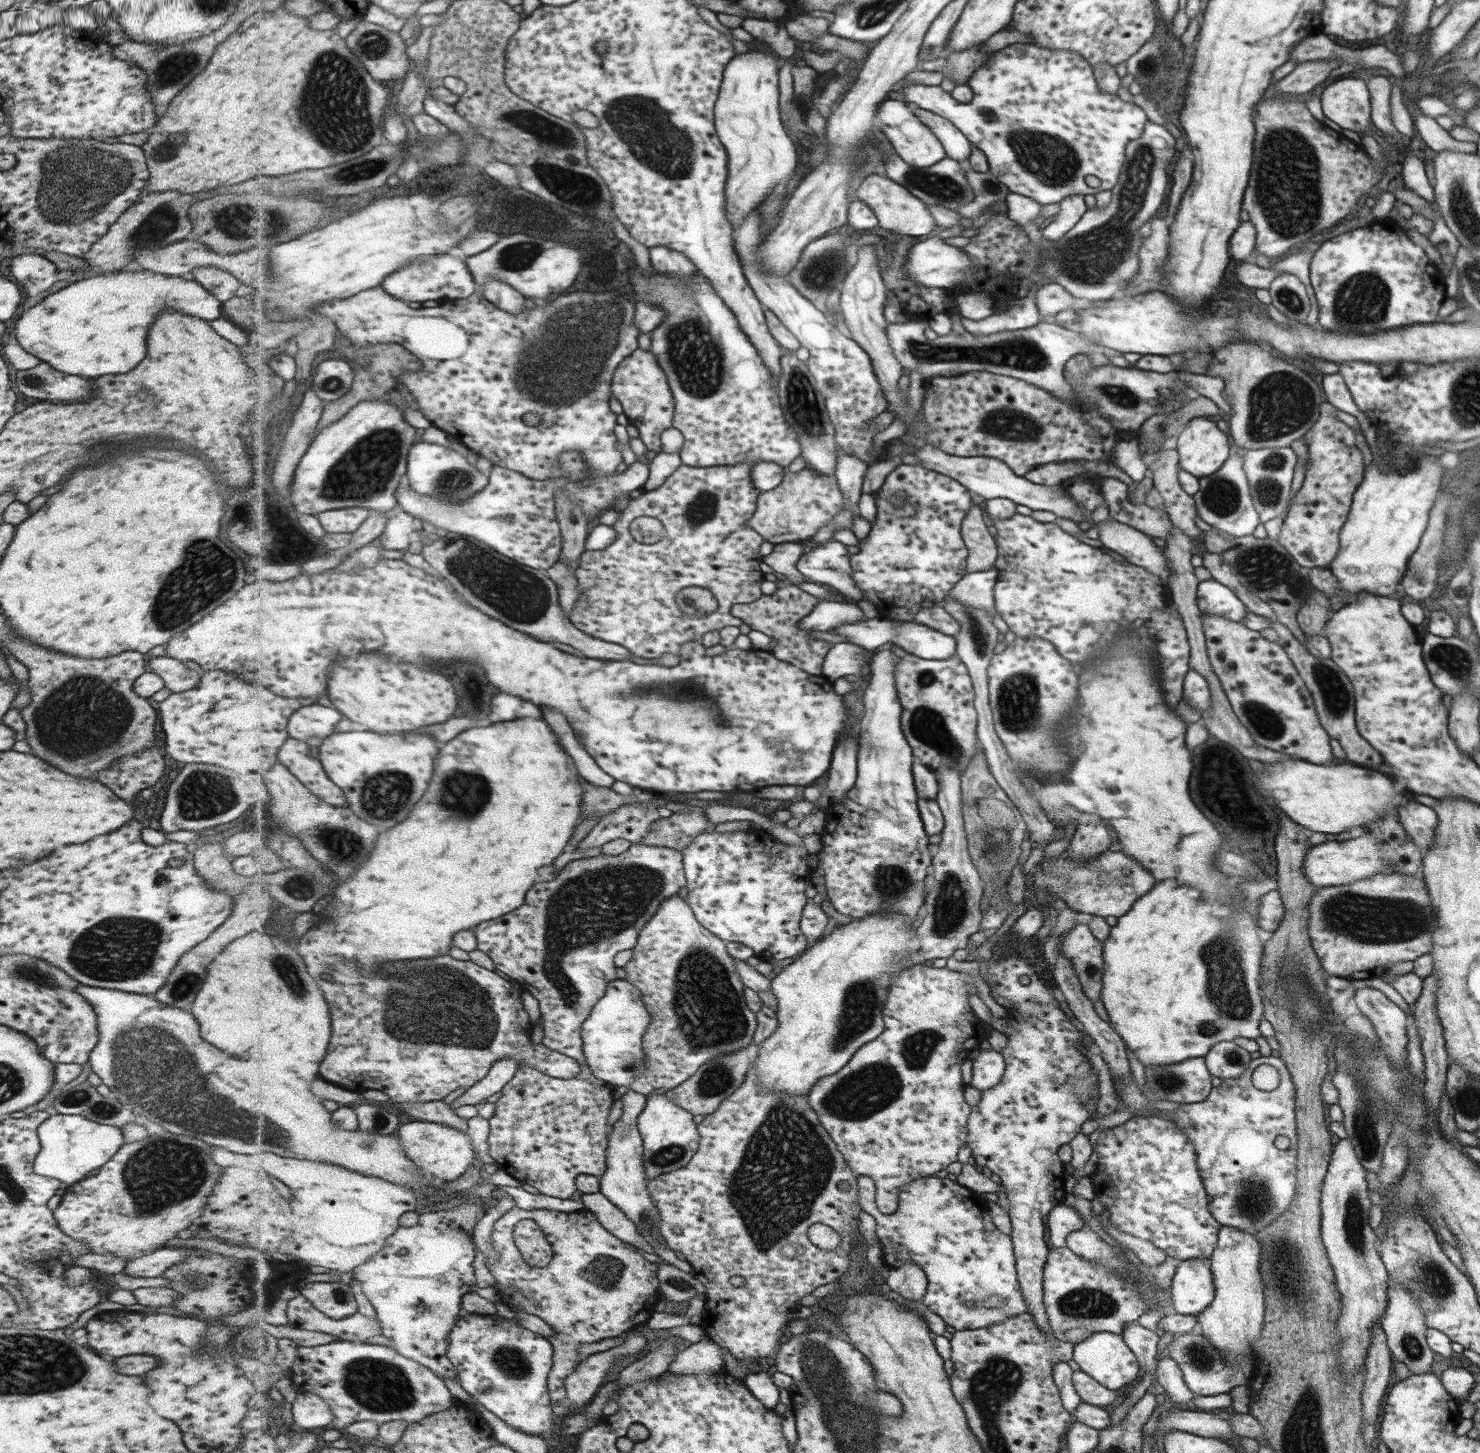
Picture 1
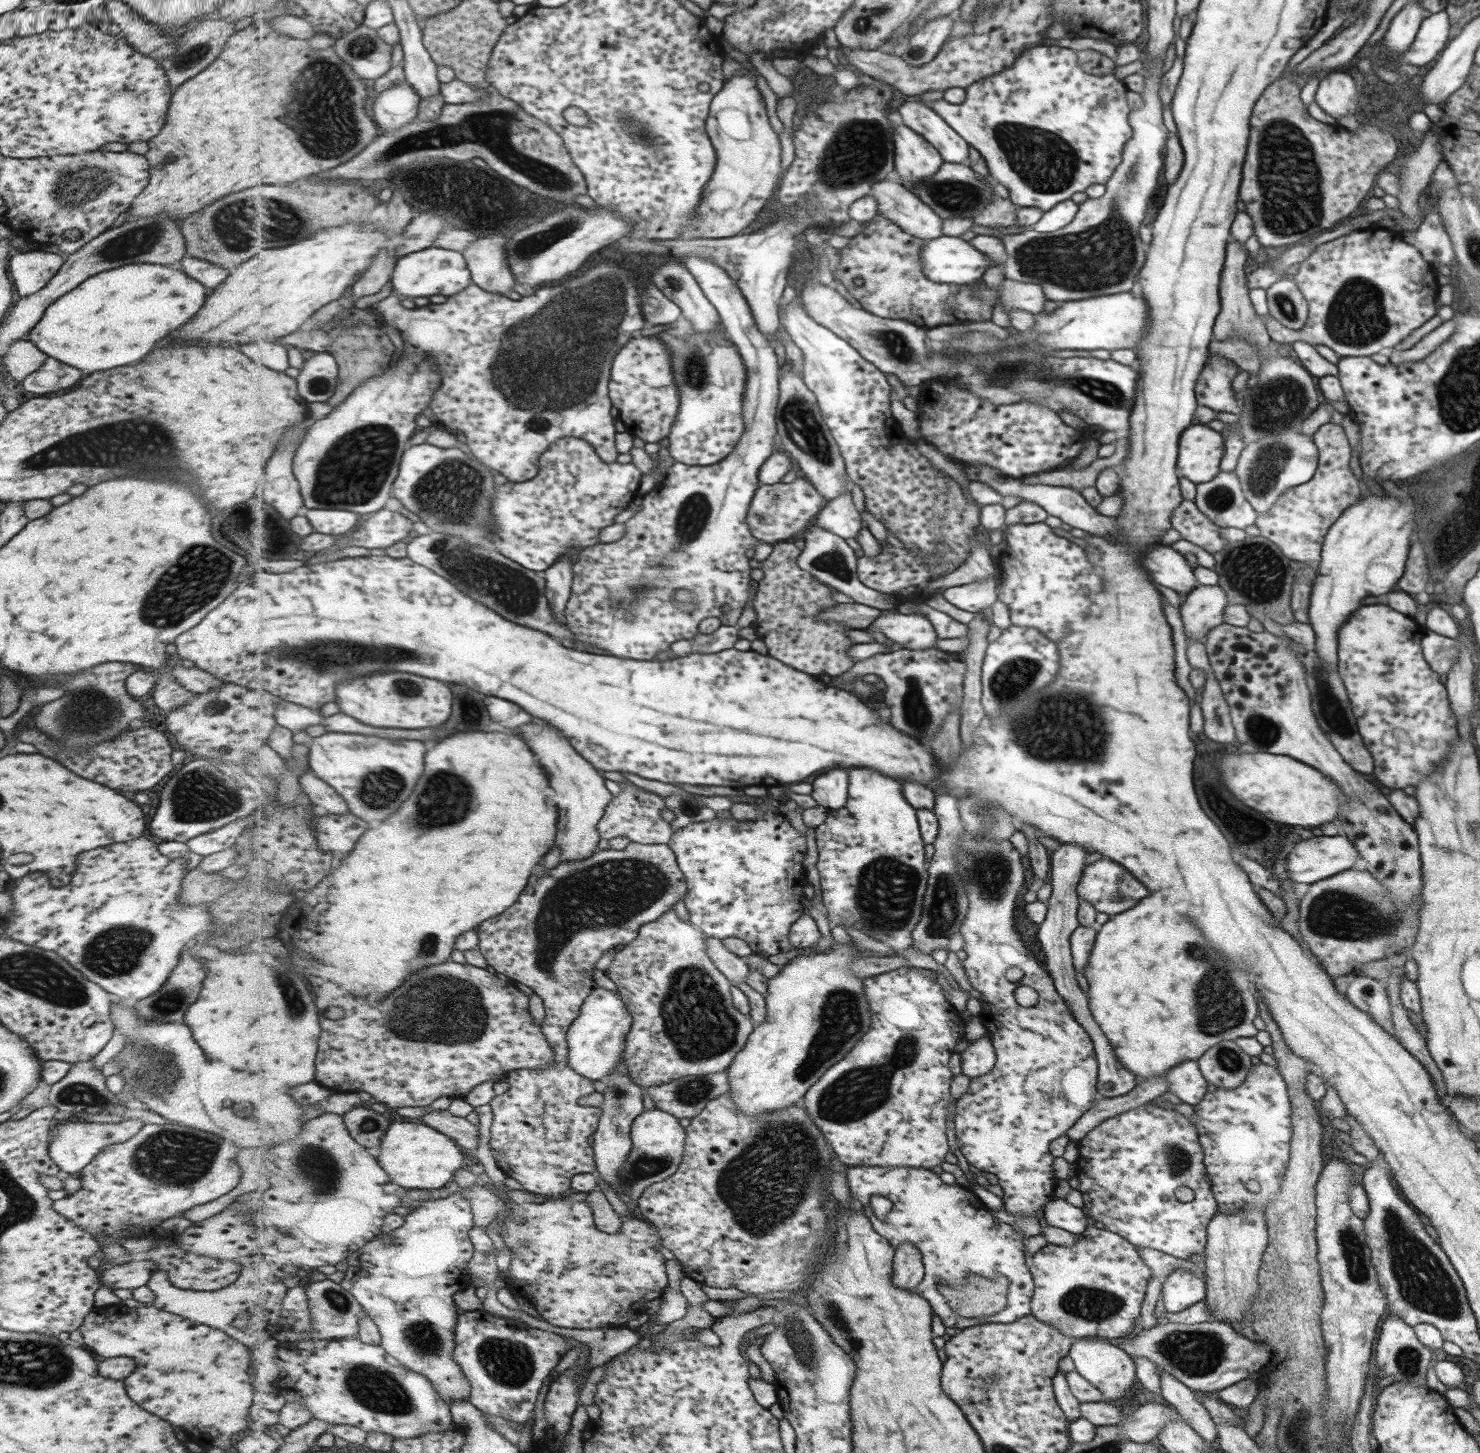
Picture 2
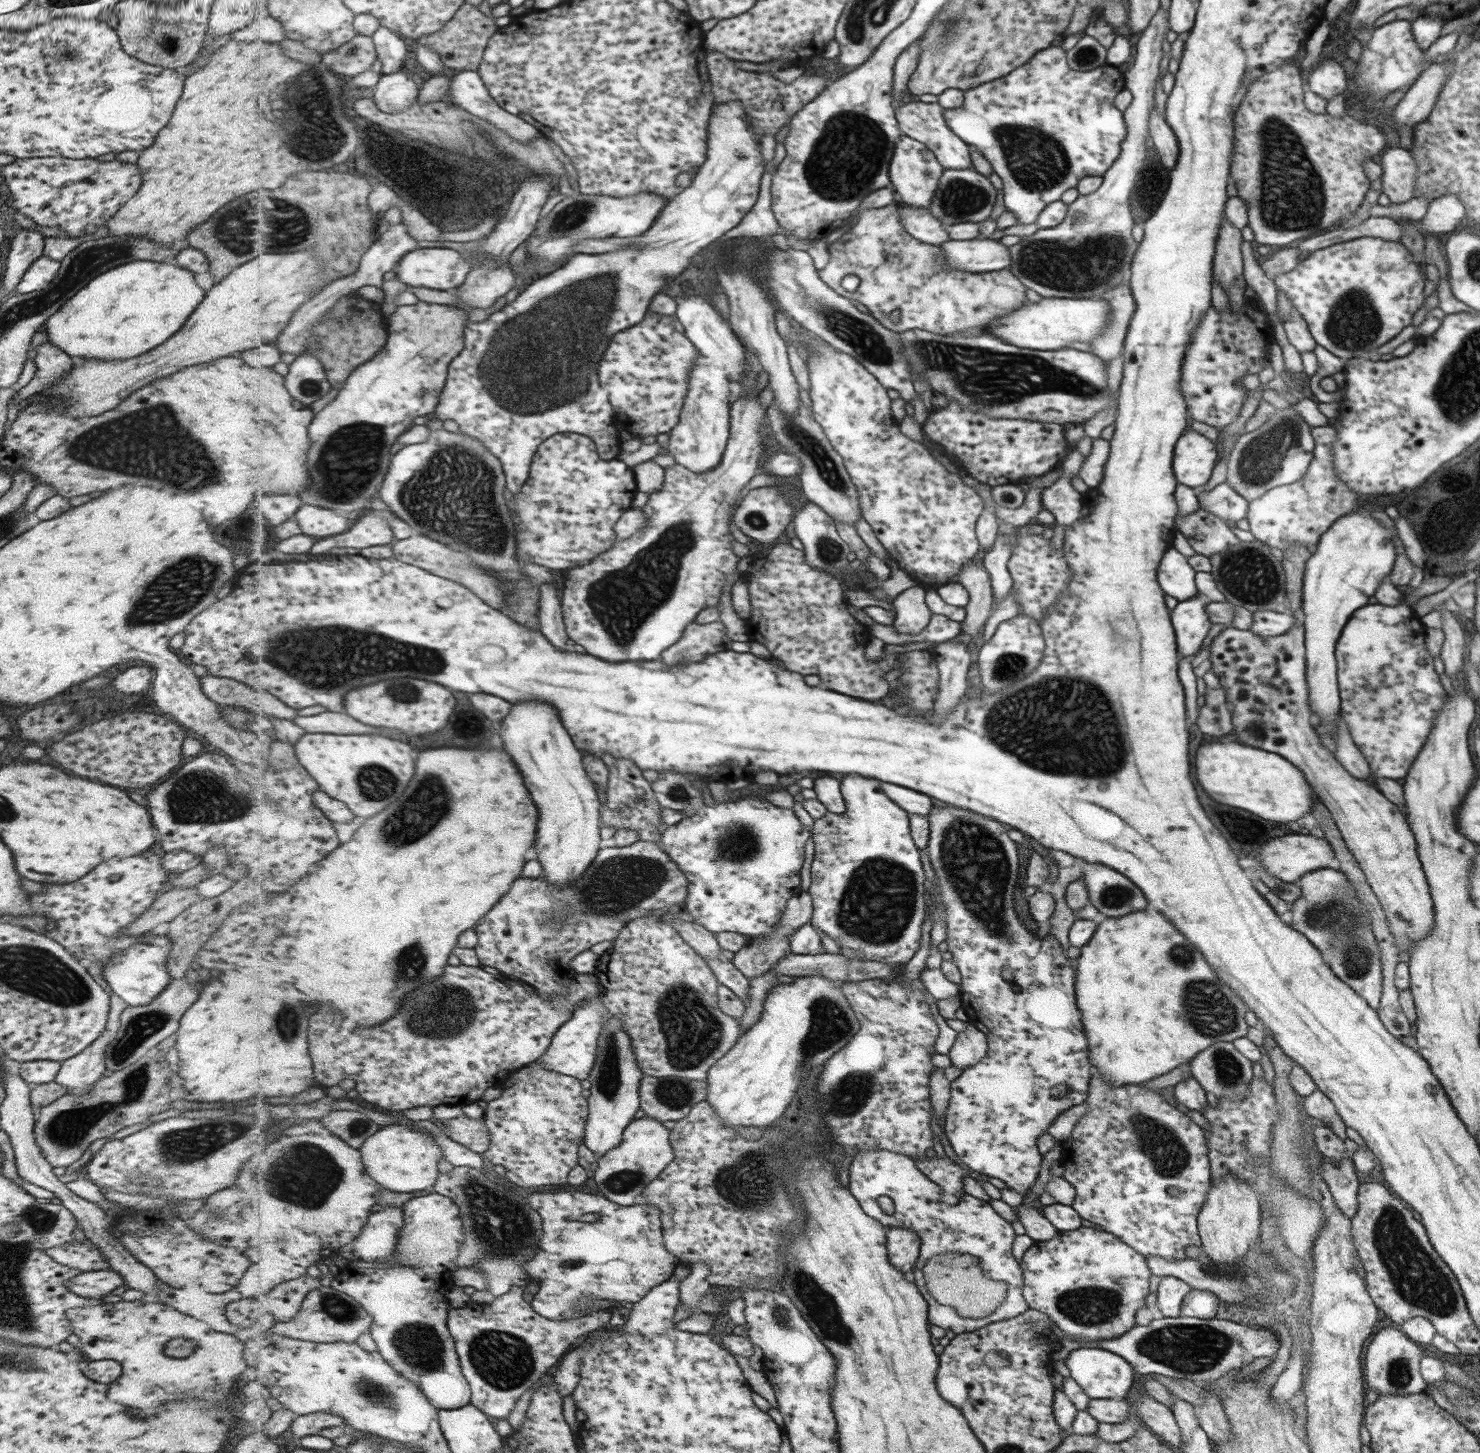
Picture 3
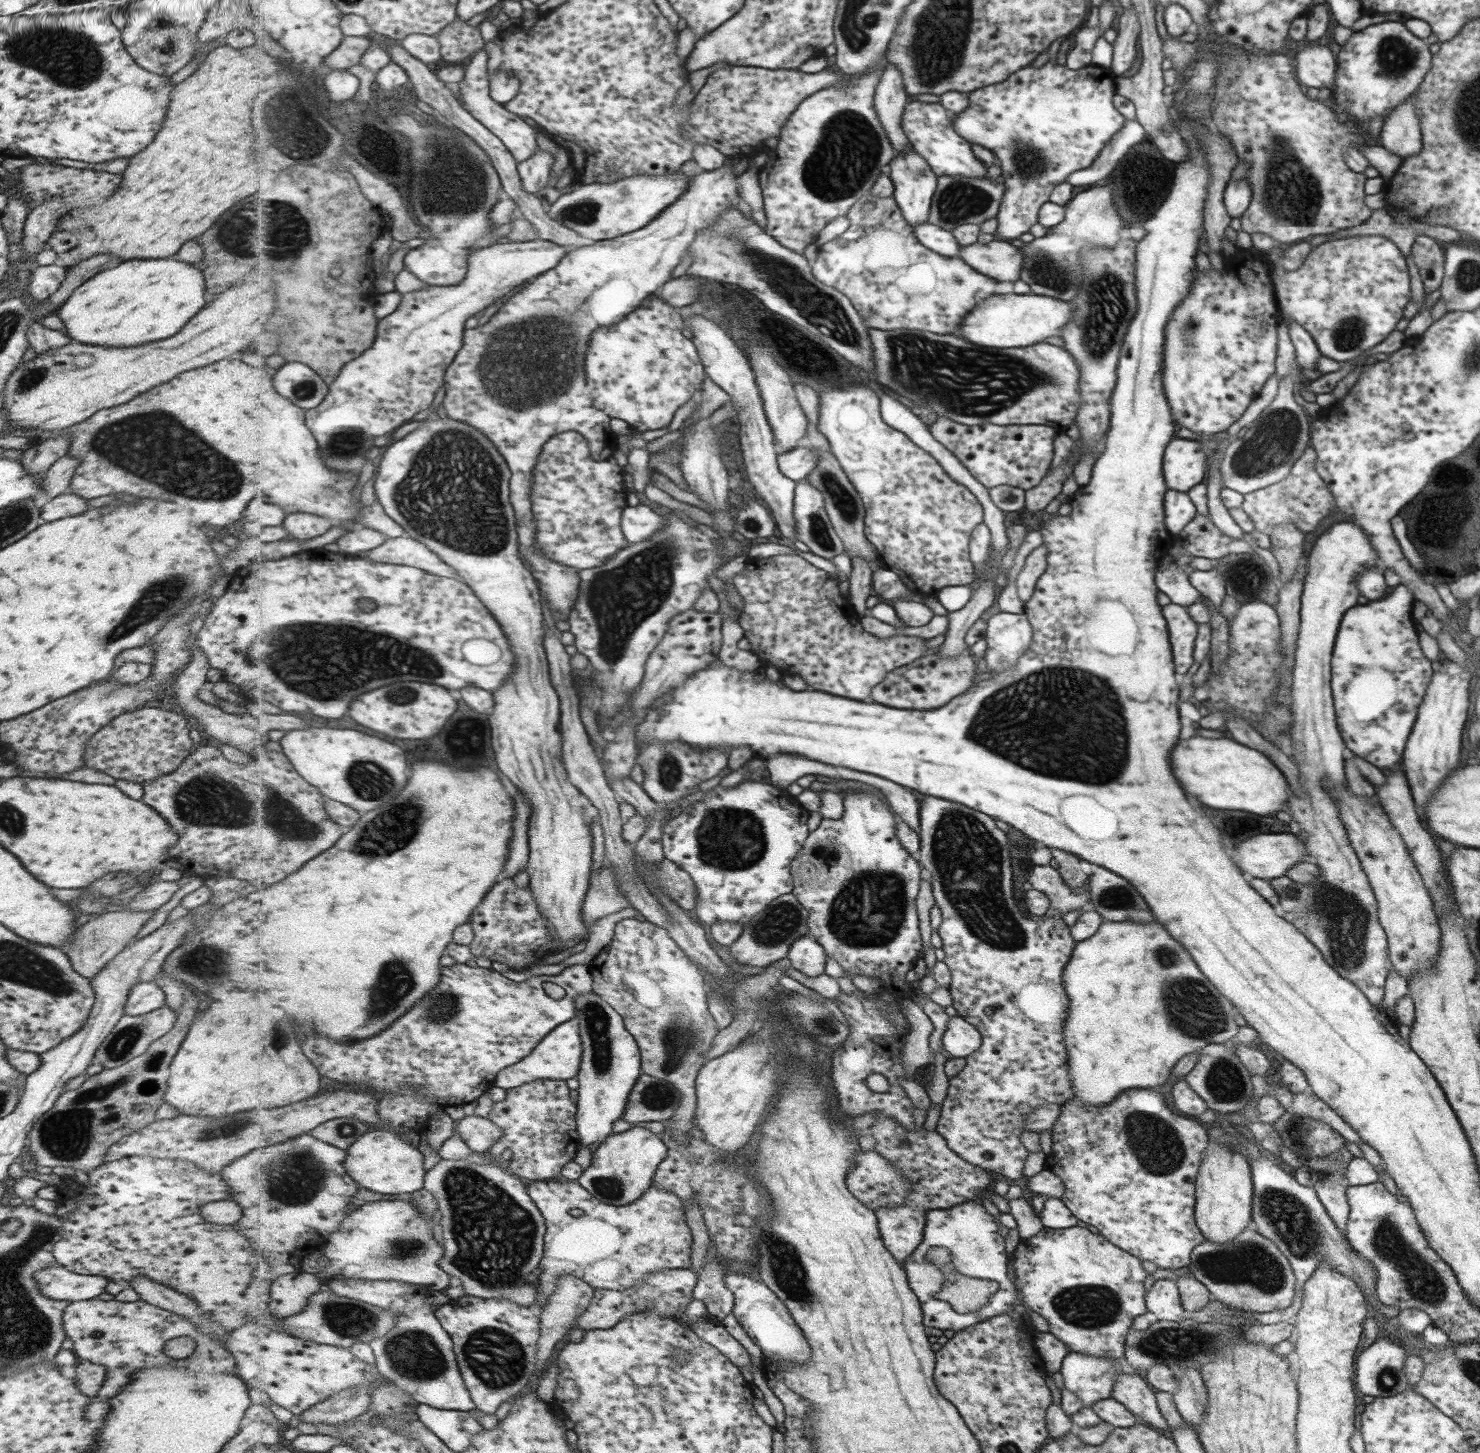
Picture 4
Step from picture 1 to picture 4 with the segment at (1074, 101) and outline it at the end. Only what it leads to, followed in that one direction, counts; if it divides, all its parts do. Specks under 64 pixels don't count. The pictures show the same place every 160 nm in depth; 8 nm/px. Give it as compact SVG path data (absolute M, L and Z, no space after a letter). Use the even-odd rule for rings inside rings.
M1055 60L1045 62L1041 68L1027 66L1027 70L1011 74L1007 82L971 92L968 94L969 106L953 115L954 130L971 145L987 147L997 159L995 162L1001 169L1004 191L995 216L998 222L996 232L1008 242L1016 243L1018 236L1025 234L1029 226L1038 222L1039 210L1048 201L1054 186L1067 181L1066 176L1071 173L1091 166L1099 157L1100 150L1123 128L1125 118L1111 104L1116 82L1103 69L1091 64L1079 70L1069 70L1066 66L1055 64Z

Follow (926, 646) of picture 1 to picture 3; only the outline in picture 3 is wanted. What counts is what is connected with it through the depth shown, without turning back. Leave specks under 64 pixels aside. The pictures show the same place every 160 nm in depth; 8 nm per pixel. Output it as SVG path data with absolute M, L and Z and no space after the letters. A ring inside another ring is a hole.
M918 584L905 592L901 592L893 601L896 619L892 626L897 632L908 634L914 639L927 626L932 612L924 603L926 591Z

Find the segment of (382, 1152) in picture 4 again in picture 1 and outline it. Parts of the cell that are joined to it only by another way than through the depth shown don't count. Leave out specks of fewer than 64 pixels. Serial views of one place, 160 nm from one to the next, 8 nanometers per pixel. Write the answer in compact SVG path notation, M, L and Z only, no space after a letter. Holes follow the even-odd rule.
M414 1120L403 1122L395 1133L402 1140L406 1153L420 1168L419 1173L435 1177L437 1180L457 1180L467 1172L467 1168L477 1159L471 1138L466 1131L457 1130L455 1127L443 1123Z

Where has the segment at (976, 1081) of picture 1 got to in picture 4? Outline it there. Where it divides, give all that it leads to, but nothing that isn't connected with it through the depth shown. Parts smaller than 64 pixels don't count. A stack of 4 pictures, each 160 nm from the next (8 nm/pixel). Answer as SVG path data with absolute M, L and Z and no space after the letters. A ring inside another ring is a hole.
M957 1015L949 1017L941 1042L949 1058L965 1058L983 1044L981 1032Z

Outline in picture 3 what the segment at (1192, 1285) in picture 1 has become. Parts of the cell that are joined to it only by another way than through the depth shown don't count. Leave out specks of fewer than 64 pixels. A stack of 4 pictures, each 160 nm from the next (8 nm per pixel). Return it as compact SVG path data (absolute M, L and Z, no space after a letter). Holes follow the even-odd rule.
M1162 1277L1155 1291L1157 1295L1155 1306L1157 1306L1157 1309L1165 1318L1181 1317L1181 1302L1185 1294L1191 1290L1185 1282L1181 1282L1181 1280L1177 1280L1177 1278Z

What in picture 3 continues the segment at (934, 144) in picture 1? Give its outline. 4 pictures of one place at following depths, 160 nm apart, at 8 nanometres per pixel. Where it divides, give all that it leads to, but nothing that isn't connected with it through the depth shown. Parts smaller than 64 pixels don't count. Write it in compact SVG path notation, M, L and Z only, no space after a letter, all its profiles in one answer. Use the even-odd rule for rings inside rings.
M902 135L890 166L890 179L901 201L905 201L912 207L927 209L931 197L934 196L934 190L938 186L938 181L941 180L942 173L943 166L927 146L919 142L919 139Z

